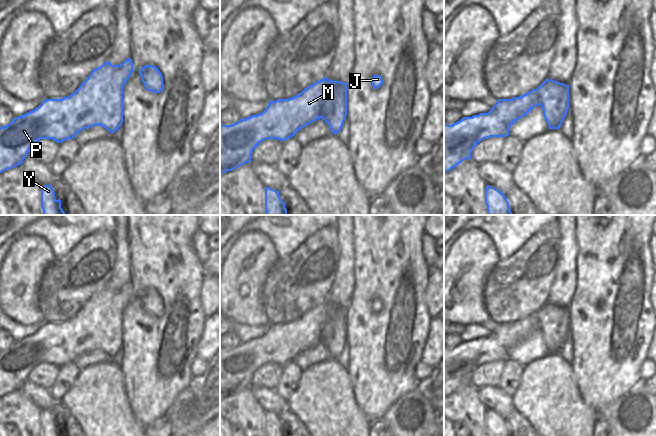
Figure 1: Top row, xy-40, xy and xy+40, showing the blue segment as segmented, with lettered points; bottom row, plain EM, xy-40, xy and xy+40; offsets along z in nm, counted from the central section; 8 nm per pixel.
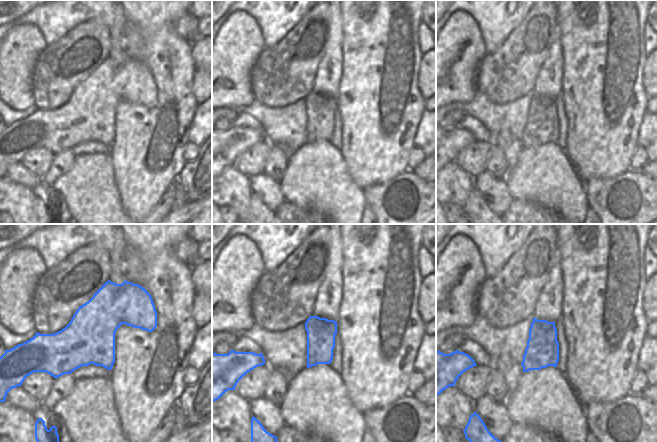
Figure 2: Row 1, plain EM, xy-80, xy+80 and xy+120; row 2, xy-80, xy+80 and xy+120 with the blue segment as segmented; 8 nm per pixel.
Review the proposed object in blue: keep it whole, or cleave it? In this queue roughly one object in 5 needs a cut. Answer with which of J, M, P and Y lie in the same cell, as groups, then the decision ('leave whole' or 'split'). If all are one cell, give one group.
J M P / Y; split

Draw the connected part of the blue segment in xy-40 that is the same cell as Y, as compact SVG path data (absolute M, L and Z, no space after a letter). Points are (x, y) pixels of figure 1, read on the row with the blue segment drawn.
M43 185L41 188L41 208L43 215L65 215L61 208L61 200L55 199L55 192L51 185Z

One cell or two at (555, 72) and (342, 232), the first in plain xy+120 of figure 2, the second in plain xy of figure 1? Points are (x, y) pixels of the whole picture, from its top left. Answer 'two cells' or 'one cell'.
one cell

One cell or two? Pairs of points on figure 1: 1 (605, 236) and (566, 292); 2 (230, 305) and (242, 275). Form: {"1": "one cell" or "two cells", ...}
{"1": "two cells", "2": "one cell"}

